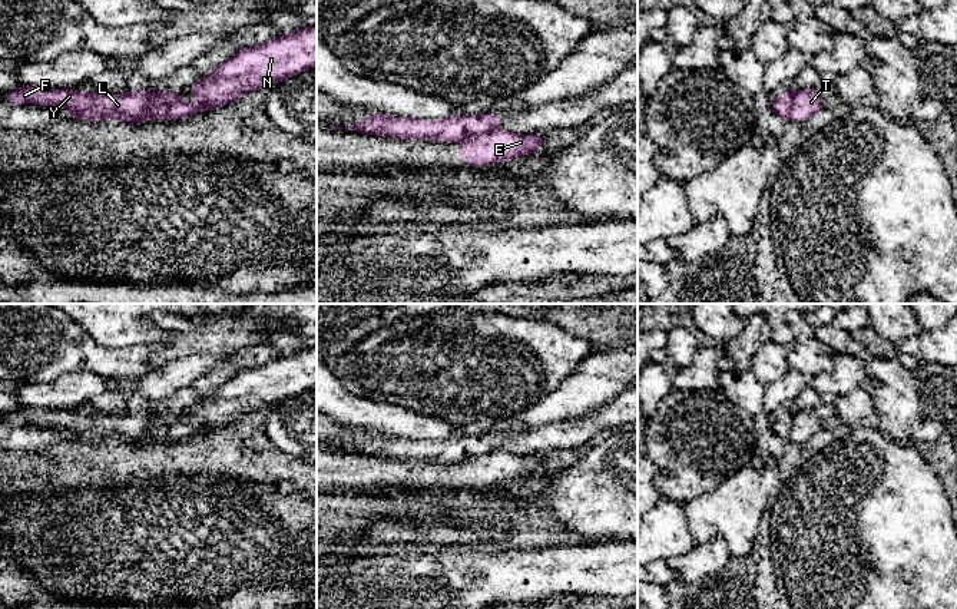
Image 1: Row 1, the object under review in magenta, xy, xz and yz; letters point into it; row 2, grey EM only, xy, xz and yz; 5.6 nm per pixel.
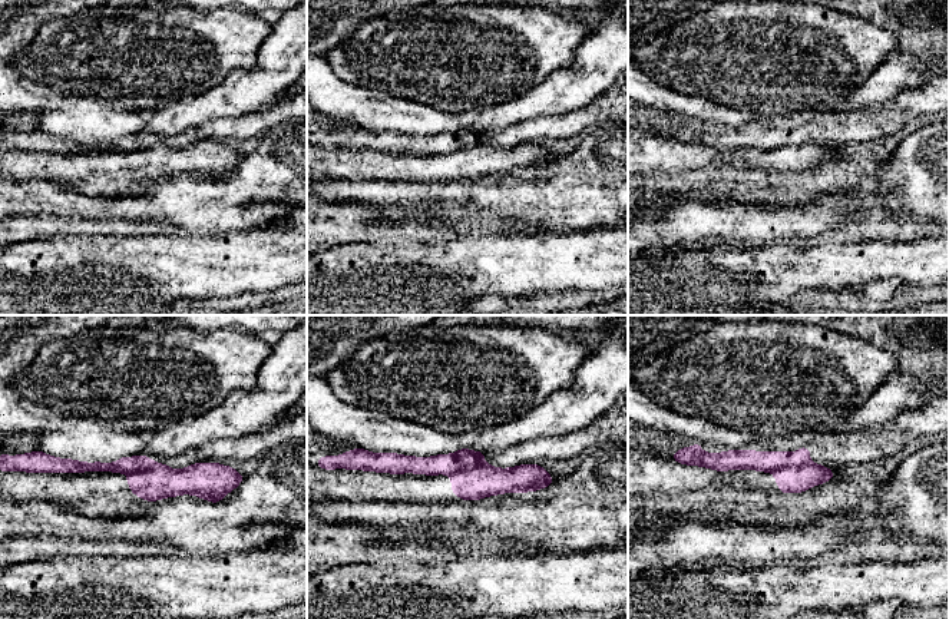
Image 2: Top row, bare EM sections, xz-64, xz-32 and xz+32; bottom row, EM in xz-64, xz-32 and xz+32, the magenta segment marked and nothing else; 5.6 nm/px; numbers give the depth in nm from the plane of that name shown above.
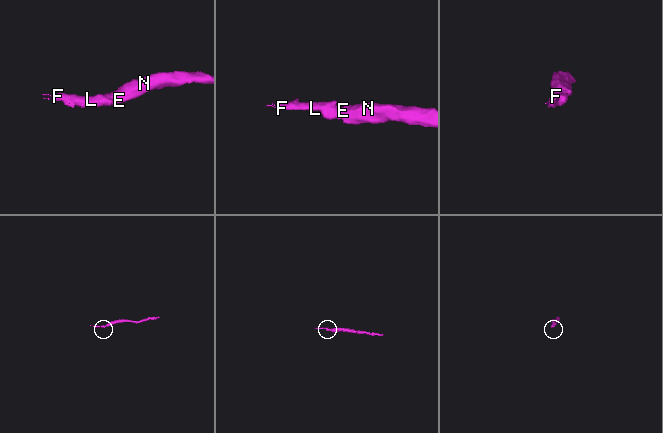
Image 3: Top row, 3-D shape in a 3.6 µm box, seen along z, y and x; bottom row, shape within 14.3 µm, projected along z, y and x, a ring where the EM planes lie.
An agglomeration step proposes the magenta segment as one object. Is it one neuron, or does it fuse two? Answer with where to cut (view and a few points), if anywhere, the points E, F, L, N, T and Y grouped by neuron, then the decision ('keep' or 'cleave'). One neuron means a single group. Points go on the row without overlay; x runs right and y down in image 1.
cut in xz along (494, 450), (486, 454), (470, 456), (463, 462); E N T / F L Y; cleave

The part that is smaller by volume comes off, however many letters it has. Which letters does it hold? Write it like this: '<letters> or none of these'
F, L, Y

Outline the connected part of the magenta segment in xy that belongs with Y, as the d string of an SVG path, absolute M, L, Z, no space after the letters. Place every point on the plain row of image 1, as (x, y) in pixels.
M20 407L6 416L13 426L36 424L67 430L74 441L99 443L103 440L140 444L153 440L152 431L158 426L149 411L129 411L126 416L80 414L73 410L47 410L43 407Z

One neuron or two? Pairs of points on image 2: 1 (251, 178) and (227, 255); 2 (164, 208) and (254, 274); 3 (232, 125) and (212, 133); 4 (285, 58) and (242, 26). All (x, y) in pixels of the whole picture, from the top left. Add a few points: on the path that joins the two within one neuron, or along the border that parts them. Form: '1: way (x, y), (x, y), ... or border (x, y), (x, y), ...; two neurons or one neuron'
1: border (267, 224), (225, 234), (201, 235); two neurons
2: border (232, 231), (210, 235), (184, 234); two neurons
3: way (228, 128), (217, 129); one neuron
4: border (273, 25), (255, 63), (245, 69); two neurons

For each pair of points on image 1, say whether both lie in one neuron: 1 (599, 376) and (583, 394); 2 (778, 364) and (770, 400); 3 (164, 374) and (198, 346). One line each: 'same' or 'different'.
1: same
2: different
3: different

